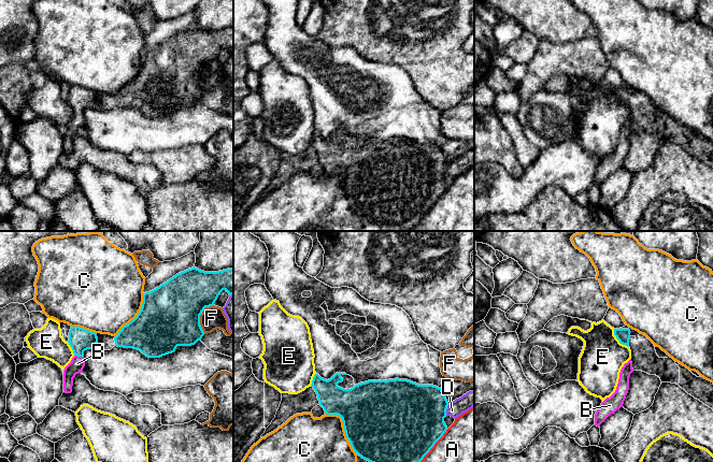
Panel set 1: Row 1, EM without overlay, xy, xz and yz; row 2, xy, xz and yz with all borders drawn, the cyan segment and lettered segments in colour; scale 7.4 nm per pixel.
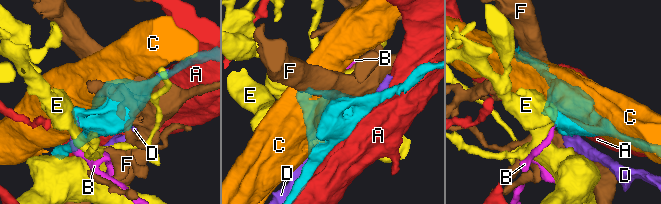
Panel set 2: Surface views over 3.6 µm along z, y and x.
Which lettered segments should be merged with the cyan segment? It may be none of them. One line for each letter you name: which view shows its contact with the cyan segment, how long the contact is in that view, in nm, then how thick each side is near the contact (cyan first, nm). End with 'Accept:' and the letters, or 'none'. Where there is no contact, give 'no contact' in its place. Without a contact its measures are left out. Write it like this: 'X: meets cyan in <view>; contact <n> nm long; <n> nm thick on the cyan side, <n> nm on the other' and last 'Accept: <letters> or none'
B: meets cyan in xy; contact 70 nm long; 170 nm thick on the cyan side, 110 nm on the other
Accept: B

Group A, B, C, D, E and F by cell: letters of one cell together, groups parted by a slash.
A / B / C / D / E / F

